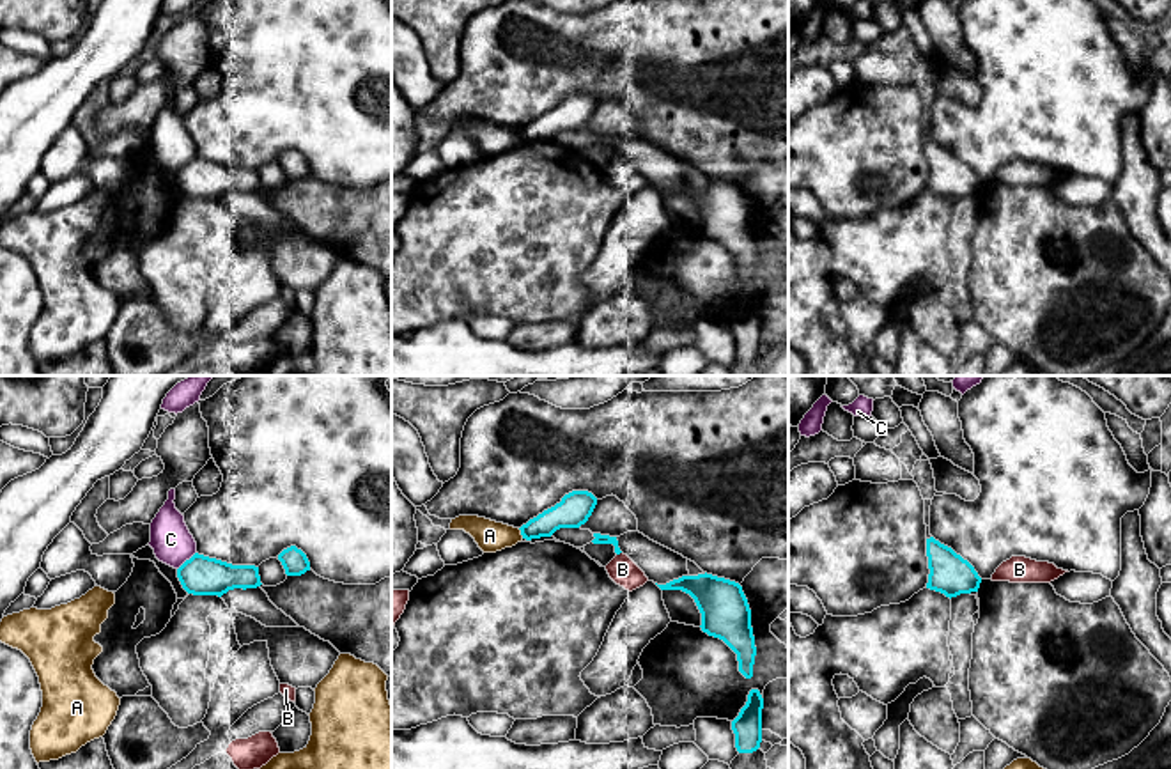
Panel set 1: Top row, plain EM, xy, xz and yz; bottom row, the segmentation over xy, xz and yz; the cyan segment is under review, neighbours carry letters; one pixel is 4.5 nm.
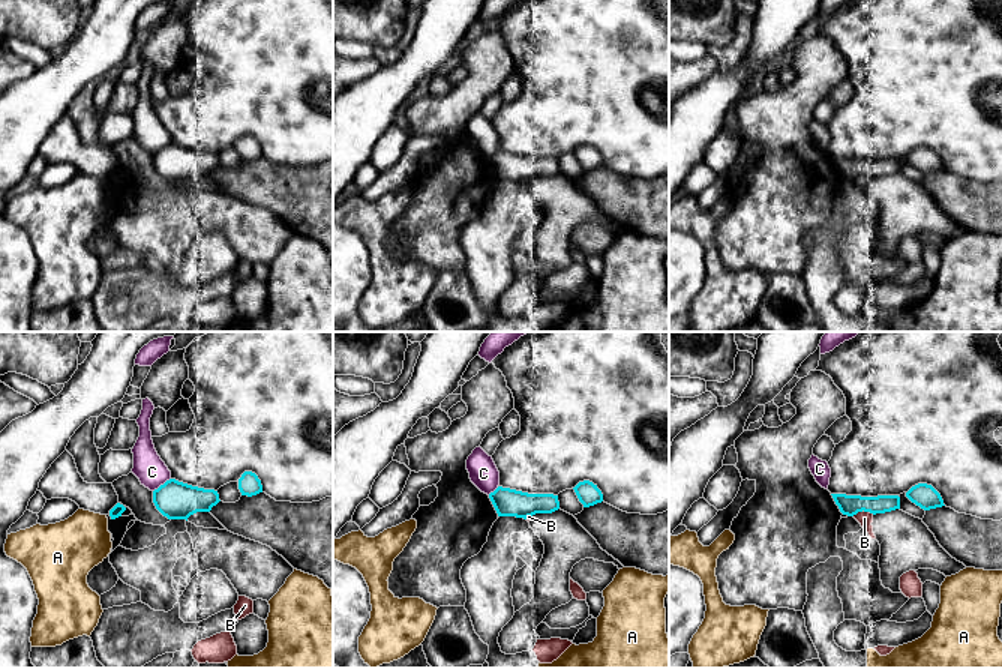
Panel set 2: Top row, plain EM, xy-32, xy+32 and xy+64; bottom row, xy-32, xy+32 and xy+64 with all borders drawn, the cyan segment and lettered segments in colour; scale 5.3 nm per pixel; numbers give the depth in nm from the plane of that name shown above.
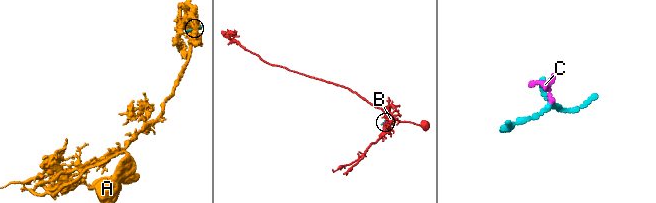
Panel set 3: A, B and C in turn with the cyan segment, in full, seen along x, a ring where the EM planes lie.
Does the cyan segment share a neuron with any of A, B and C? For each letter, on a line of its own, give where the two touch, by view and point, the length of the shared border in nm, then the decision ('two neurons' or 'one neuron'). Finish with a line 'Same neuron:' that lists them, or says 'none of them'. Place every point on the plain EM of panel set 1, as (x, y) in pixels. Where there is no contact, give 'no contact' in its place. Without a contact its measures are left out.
A: contact xz (521, 137); length 50 nm; two neurons
B: contact xz (619, 156); length 30 nm; two neurons
C: contact xy (186, 163); length 120 nm; two neurons
Same neuron: none of them

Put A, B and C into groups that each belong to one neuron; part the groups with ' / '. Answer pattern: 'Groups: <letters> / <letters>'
Groups: A / B / C

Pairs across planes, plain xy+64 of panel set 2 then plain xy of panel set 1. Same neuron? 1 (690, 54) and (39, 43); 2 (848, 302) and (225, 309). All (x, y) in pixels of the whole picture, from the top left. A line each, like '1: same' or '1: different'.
1: same
2: same

